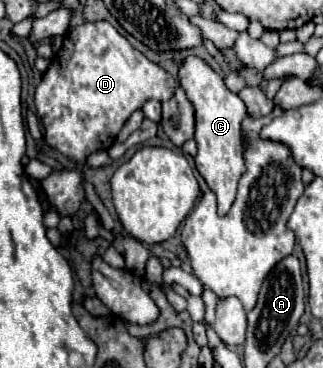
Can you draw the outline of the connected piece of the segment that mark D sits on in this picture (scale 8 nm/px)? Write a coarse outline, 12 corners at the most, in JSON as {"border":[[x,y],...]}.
{"border":[[111,23],[67,31],[35,89],[45,143],[75,163],[41,181],[61,217],[83,163],[175,79]]}

